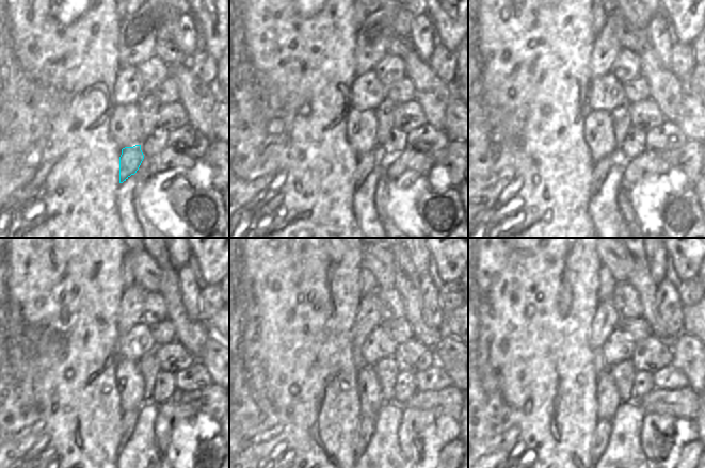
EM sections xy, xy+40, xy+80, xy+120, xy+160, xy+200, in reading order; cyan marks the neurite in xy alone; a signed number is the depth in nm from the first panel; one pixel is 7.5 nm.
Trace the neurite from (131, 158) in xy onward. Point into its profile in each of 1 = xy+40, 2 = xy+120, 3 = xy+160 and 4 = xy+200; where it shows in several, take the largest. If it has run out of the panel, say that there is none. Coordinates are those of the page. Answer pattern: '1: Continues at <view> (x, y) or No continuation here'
1: Continues at xy+40 (367, 162)
2: Continues at xy+120 (129, 418)
3: Continues at xy+160 (367, 424)
4: Continues at xy+200 (603, 430)

